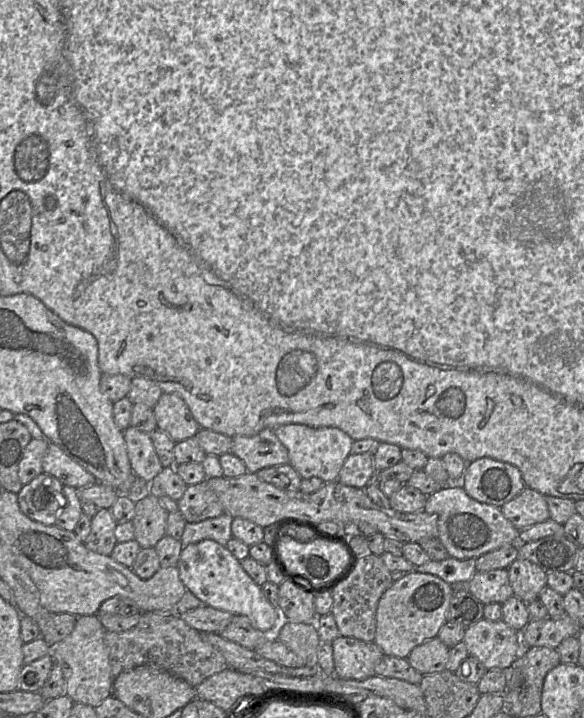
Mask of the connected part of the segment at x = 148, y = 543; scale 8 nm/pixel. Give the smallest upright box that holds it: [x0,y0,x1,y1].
[132,493,167,548]

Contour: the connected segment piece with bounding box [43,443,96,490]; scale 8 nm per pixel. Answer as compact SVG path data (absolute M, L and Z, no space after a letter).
M49 443L43 459L43 472L57 478L64 486L77 490L96 483L92 474L52 443Z

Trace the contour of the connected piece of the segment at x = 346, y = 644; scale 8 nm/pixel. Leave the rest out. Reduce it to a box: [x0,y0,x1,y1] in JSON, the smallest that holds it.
[332,636,385,680]

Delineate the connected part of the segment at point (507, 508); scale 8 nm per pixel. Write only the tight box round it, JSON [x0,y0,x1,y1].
[500,488,550,530]

